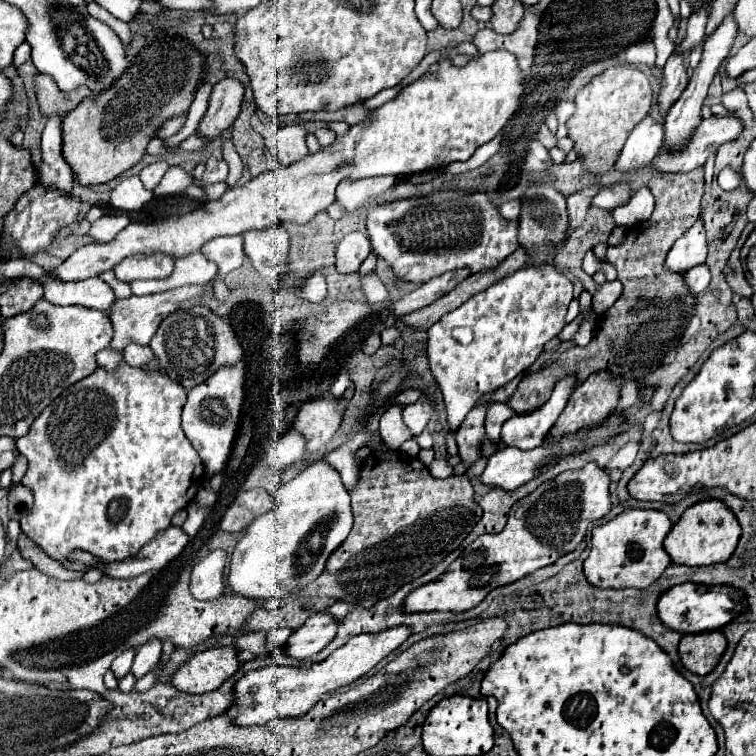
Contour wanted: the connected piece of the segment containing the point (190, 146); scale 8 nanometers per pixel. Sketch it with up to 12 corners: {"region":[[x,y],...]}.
{"region":[[194,133],[181,142],[180,148],[195,152],[210,141]]}

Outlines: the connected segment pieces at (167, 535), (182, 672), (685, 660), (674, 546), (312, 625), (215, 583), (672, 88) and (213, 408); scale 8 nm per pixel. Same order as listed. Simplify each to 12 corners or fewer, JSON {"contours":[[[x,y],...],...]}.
{"contours":[[[167,527],[139,555],[107,563],[109,577],[159,571],[189,542],[181,527]],[[235,647],[195,653],[173,675],[183,693],[209,693],[239,669]],[[721,631],[683,635],[681,663],[711,673],[727,649]],[[719,499],[685,509],[665,537],[673,563],[727,561],[741,527]],[[329,613],[311,615],[279,655],[307,659],[337,633]],[[211,551],[191,571],[197,599],[223,595],[227,553]],[[673,53],[663,69],[657,105],[663,115],[681,97],[689,75],[683,55]],[[245,365],[189,391],[183,431],[209,473],[229,459]]]}

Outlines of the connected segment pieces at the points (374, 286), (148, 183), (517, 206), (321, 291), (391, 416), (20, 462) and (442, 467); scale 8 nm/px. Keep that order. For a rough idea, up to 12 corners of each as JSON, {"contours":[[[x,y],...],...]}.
{"contours":[[[377,273],[361,277],[363,293],[369,303],[389,297]],[[167,161],[147,165],[139,173],[145,189],[155,189],[163,179]],[[513,199],[501,205],[505,219],[517,219],[521,213],[521,199]],[[321,273],[305,277],[299,297],[311,303],[325,299],[325,277]],[[392,405],[379,421],[381,437],[399,449],[411,433],[402,419],[403,406]],[[21,453],[13,463],[13,481],[19,483],[27,469],[27,459]],[[433,459],[429,471],[437,479],[453,475],[447,459]]]}

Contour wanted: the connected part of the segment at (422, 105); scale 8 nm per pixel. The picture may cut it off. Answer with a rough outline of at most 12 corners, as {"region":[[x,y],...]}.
{"region":[[505,49],[441,55],[329,147],[219,201],[55,267],[63,283],[137,253],[307,223],[343,179],[467,161],[515,115]]}

